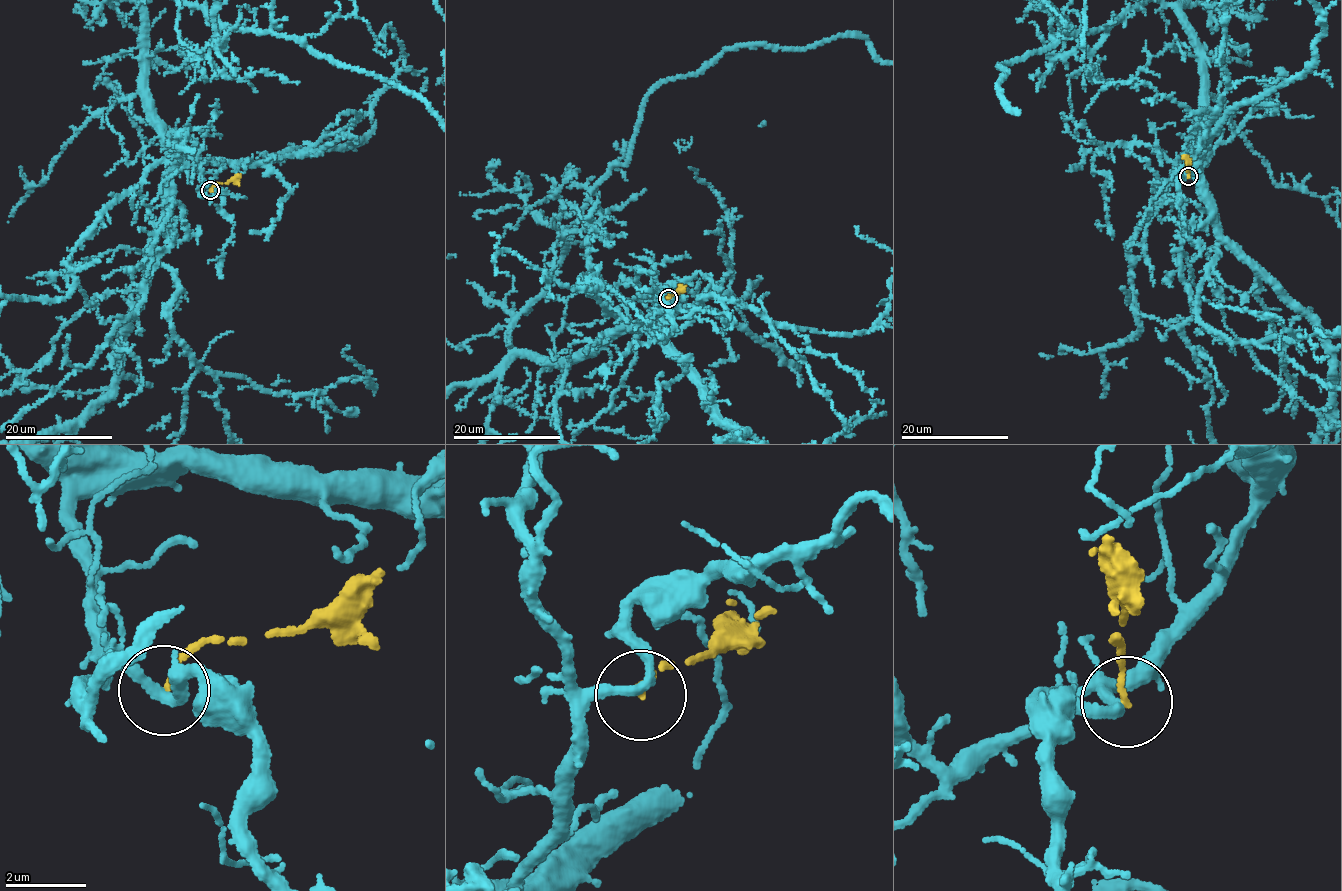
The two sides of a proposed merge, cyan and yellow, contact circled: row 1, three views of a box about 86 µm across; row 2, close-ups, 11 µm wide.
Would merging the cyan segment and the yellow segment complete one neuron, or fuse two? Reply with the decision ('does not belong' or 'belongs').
does not belong

